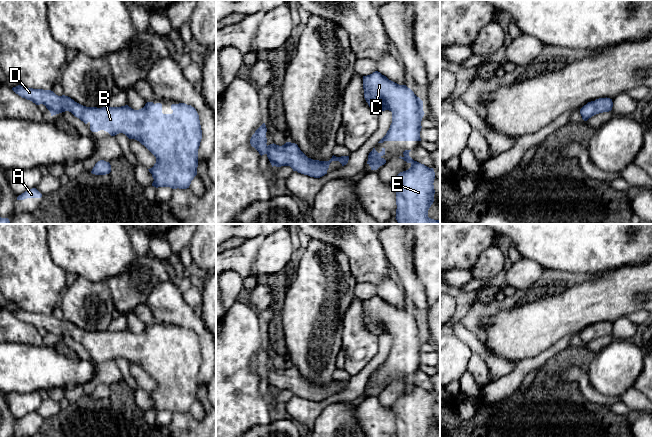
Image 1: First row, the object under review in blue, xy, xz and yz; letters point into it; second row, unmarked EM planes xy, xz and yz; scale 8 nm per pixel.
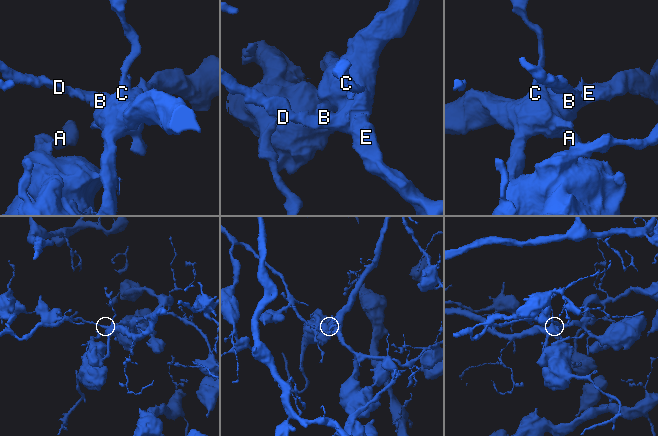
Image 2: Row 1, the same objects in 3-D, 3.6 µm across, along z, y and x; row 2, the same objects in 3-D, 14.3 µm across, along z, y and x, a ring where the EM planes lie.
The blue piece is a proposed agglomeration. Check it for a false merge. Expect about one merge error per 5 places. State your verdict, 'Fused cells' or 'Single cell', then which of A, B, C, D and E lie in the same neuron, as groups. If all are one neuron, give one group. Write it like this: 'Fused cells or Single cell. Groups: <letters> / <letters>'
Single cell. Groups: A B C D E

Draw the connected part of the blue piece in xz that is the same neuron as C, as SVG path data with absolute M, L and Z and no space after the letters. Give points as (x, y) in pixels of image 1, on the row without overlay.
M375 295L363 300L364 322L372 334L378 337L389 334L392 336L392 347L386 359L378 366L384 365L421 365L421 345L424 340L423 325L406 309L399 309L380 296Z

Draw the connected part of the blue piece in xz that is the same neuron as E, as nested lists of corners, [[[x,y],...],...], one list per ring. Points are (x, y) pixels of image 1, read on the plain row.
[[[405,374],[403,381],[399,381],[411,388],[411,391],[400,396],[390,407],[396,416],[396,437],[428,437],[429,432],[434,426],[434,403],[435,396],[433,392],[429,392],[424,388],[414,385],[410,380],[411,374]]]

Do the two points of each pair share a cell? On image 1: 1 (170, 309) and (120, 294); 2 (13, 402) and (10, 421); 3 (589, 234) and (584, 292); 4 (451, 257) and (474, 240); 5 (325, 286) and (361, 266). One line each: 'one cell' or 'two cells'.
1: two cells
2: two cells
3: two cells
4: one cell
5: two cells

